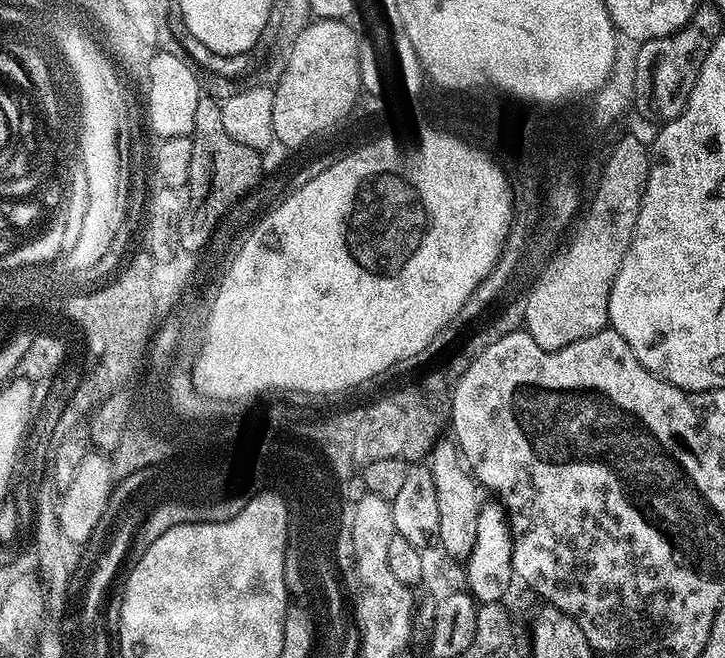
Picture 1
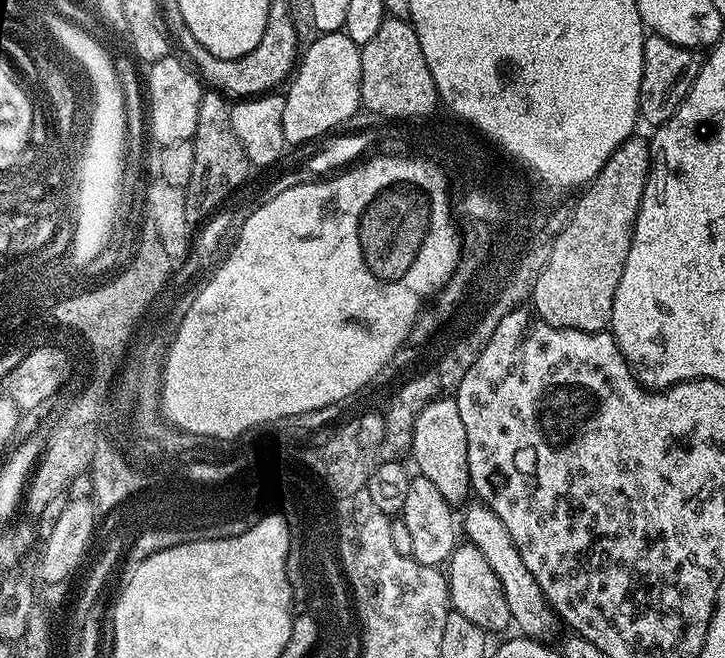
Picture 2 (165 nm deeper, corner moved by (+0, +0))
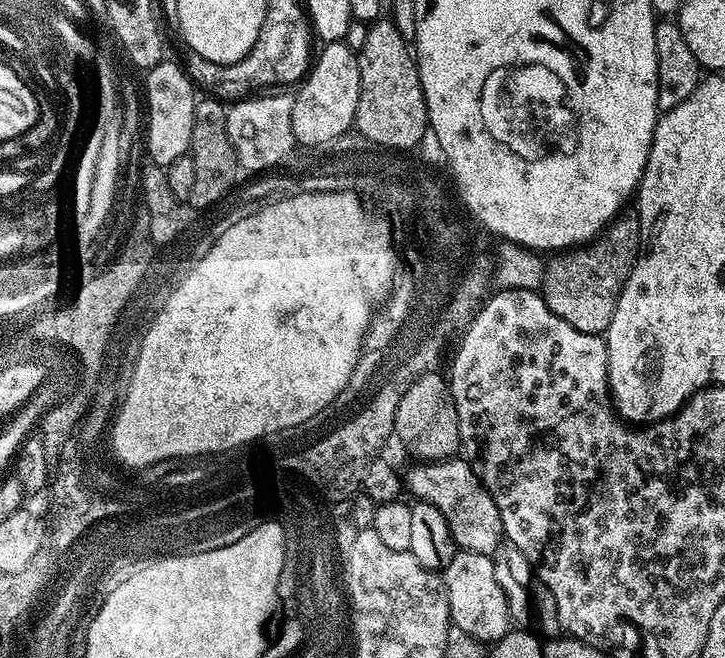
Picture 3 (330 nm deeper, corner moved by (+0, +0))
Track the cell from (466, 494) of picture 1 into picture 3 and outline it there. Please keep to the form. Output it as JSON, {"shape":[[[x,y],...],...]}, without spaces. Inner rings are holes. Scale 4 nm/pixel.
{"shape":[[[439,371],[424,372],[402,394],[398,414],[394,418],[395,439],[400,439],[421,461],[447,460],[461,451],[458,410],[454,406],[449,381],[440,377]]]}

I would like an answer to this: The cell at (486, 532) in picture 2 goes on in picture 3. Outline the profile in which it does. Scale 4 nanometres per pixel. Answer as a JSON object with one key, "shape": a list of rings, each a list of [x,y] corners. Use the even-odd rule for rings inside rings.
{"shape":[[[449,458],[447,460],[430,460],[427,462],[416,462],[416,465],[406,472],[406,488],[416,495],[415,499],[438,506],[446,518],[446,522],[452,531],[452,539],[456,541],[457,549],[477,552],[495,557],[496,549],[505,543],[504,527],[498,506],[494,498],[484,488],[480,477],[476,475],[475,468],[464,458]]]}

